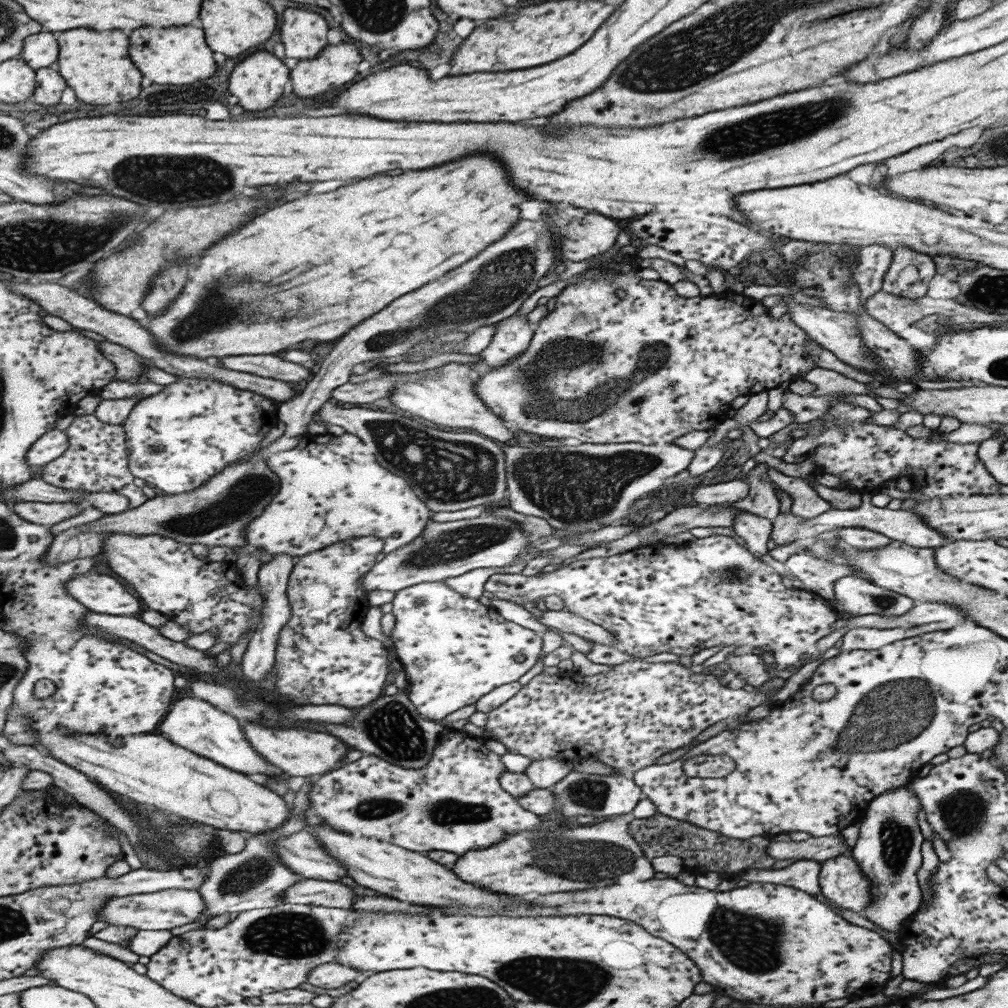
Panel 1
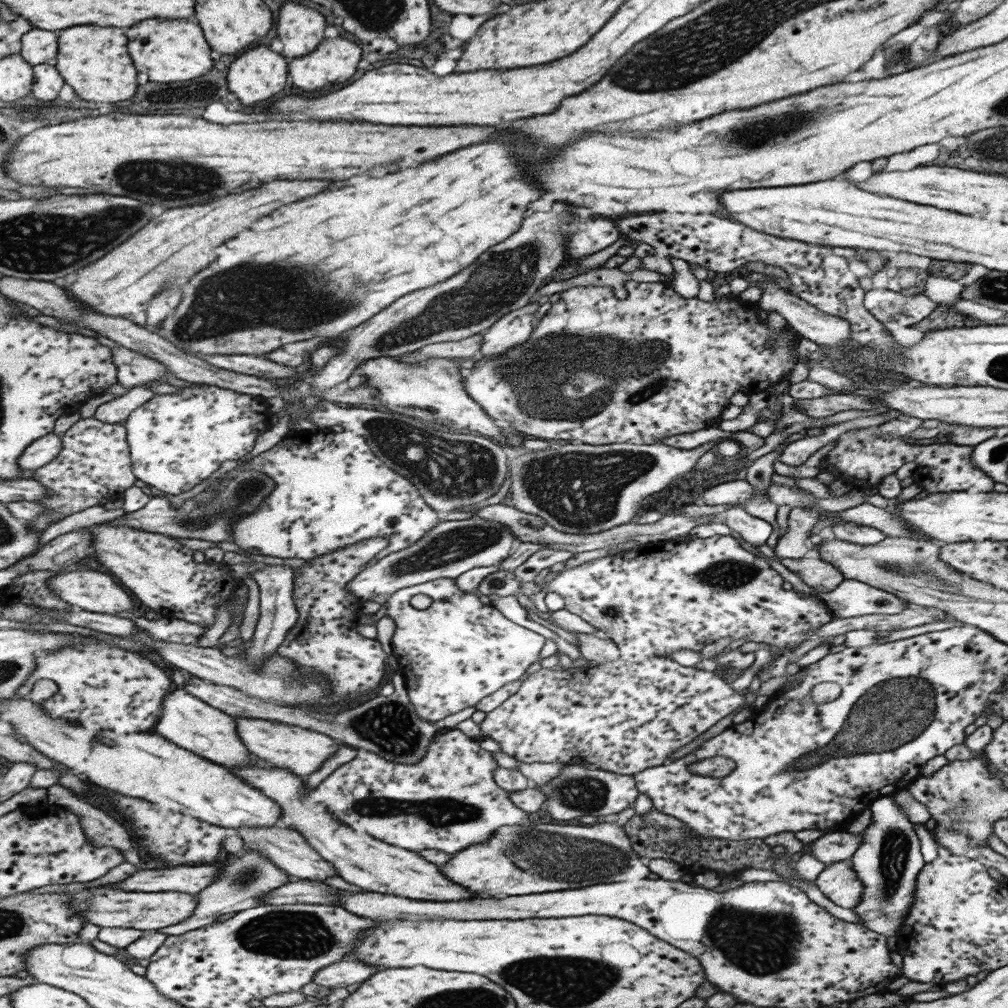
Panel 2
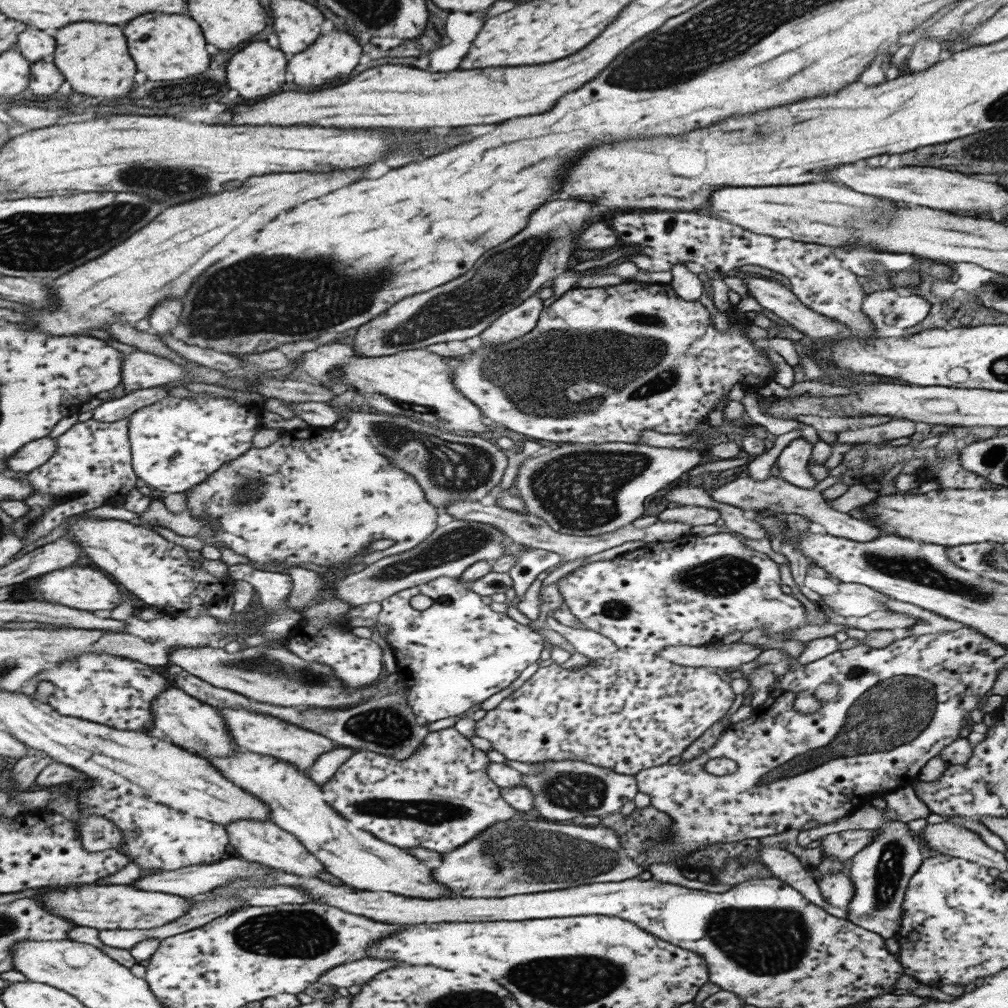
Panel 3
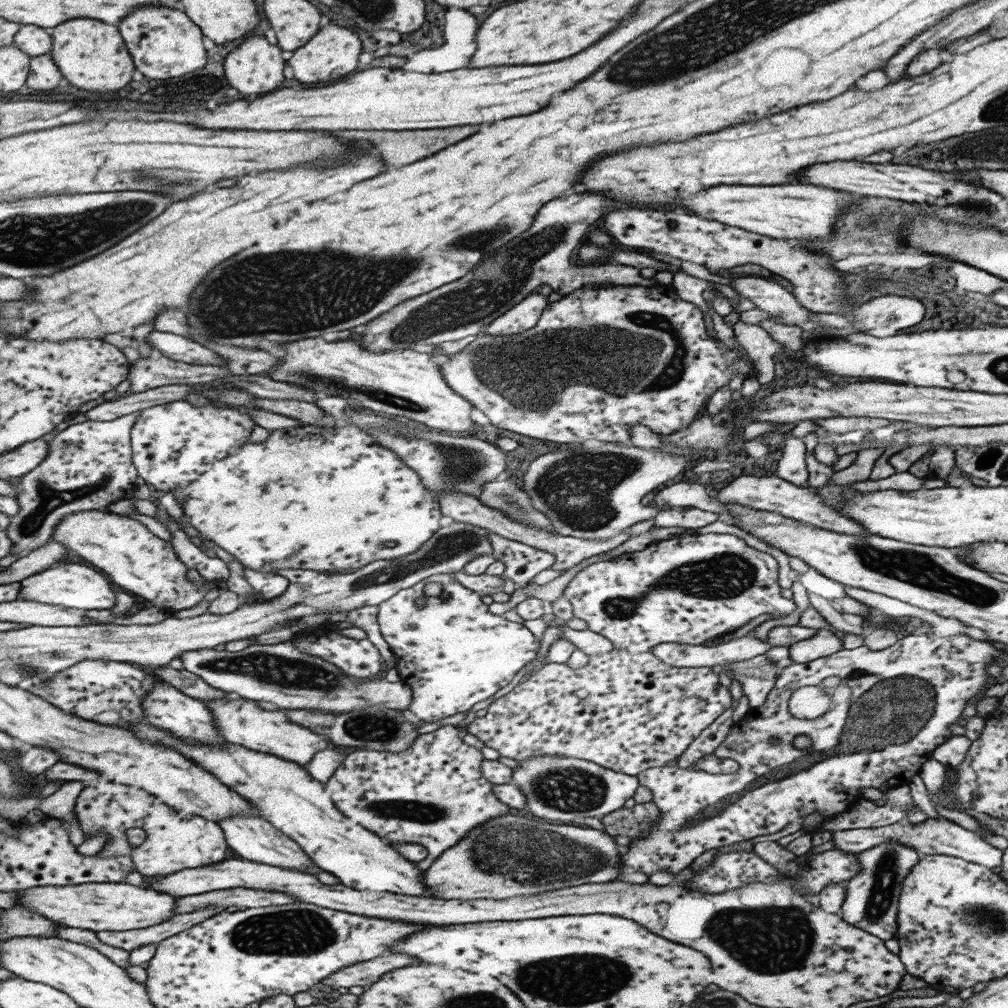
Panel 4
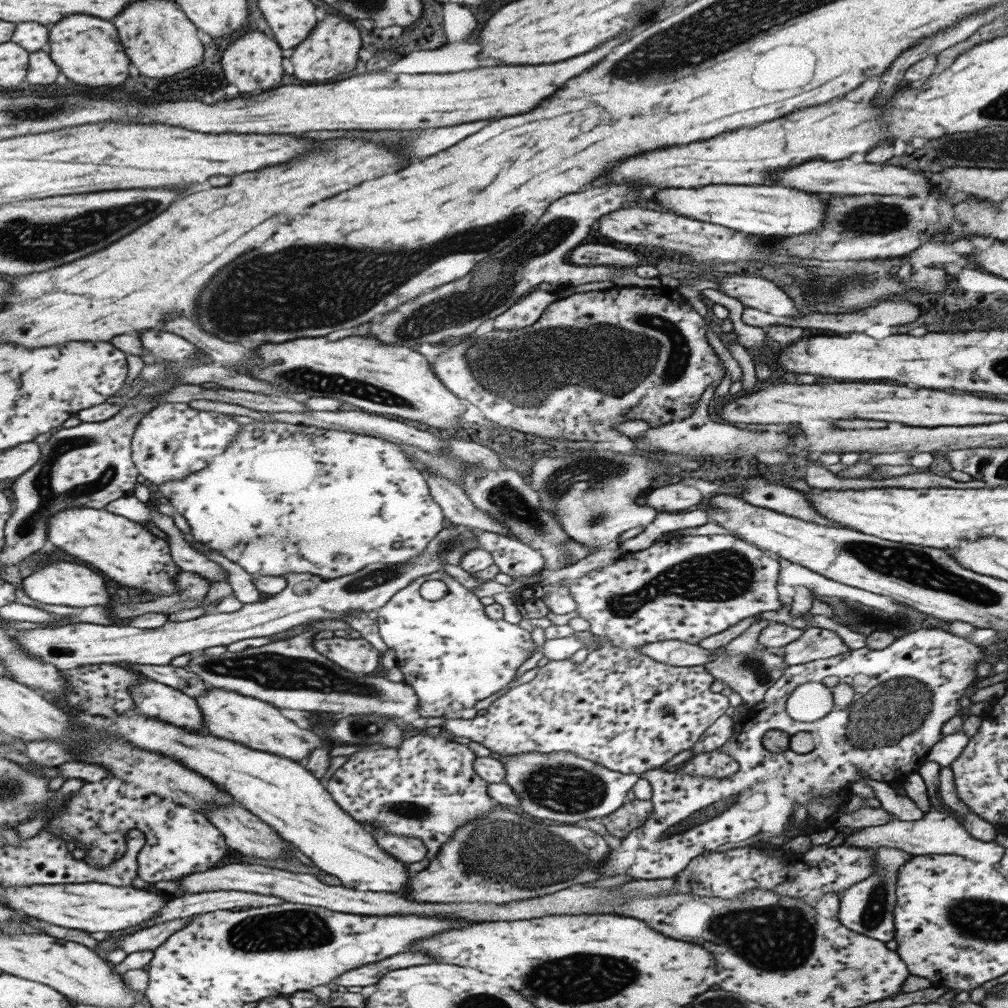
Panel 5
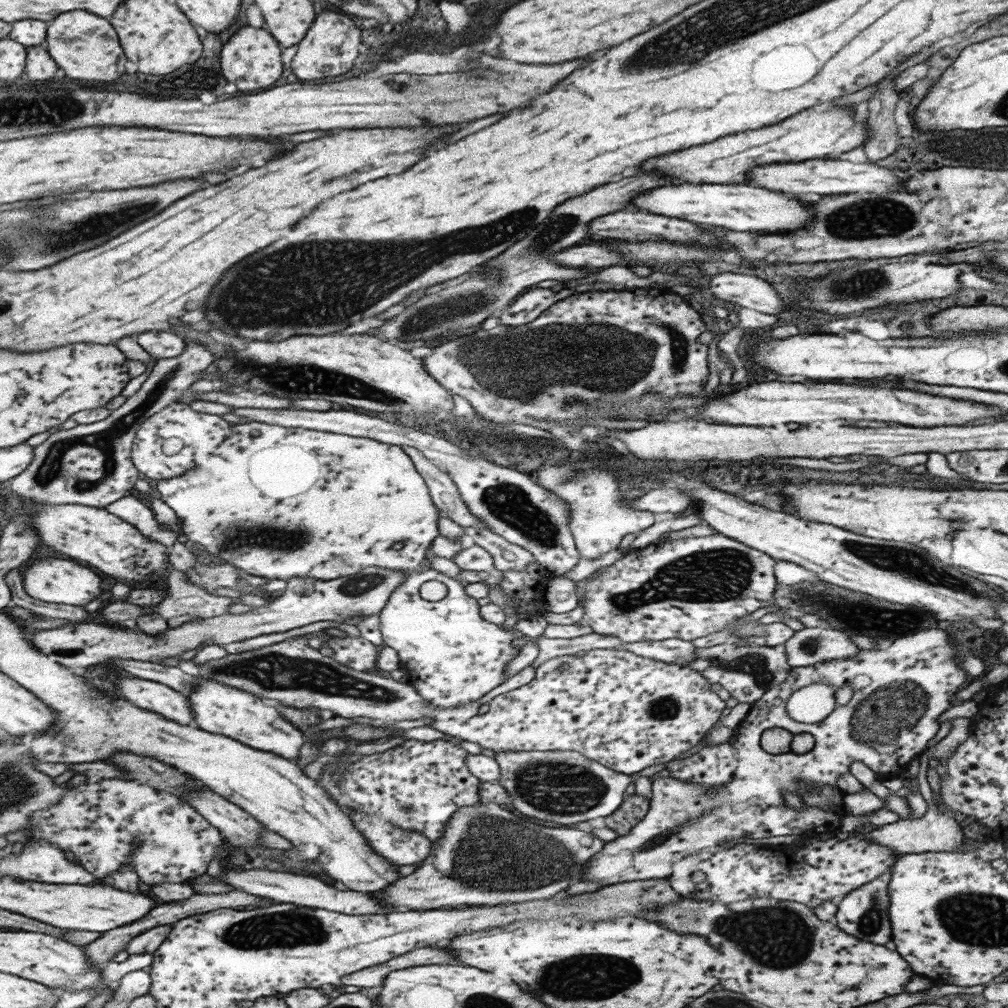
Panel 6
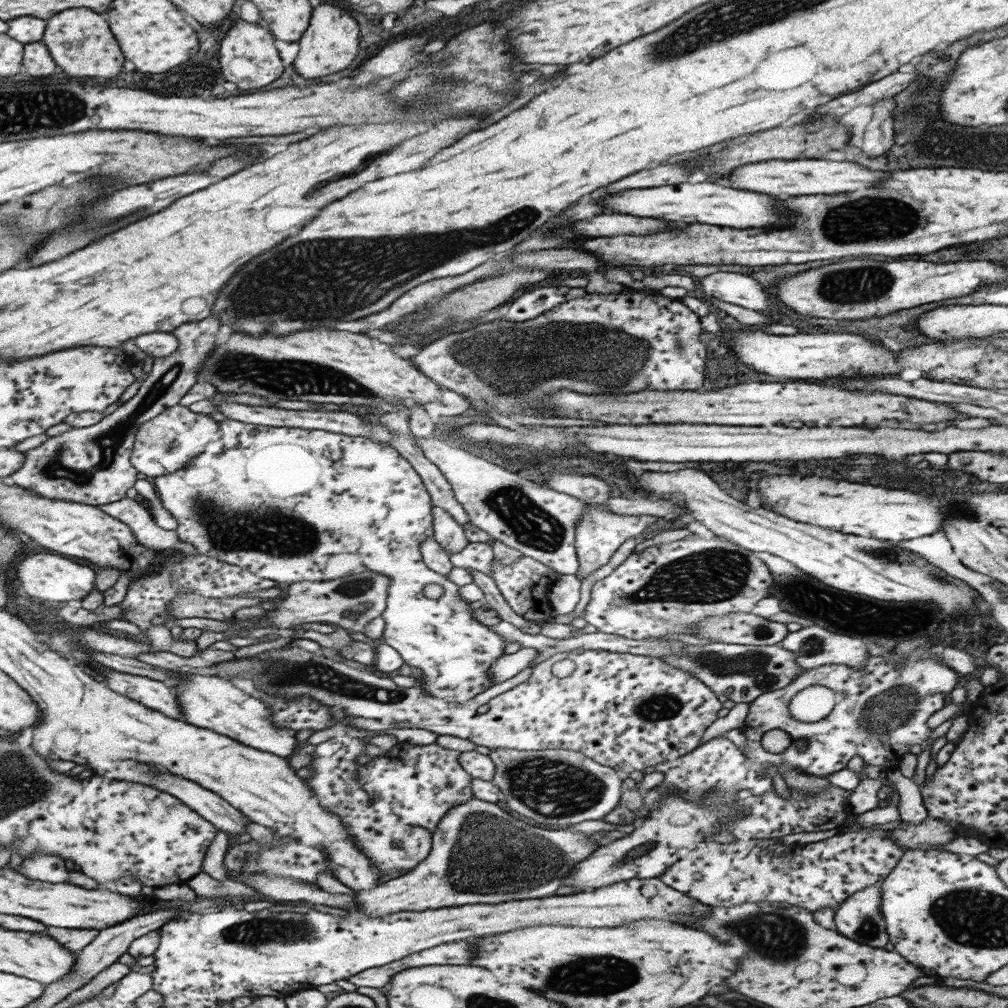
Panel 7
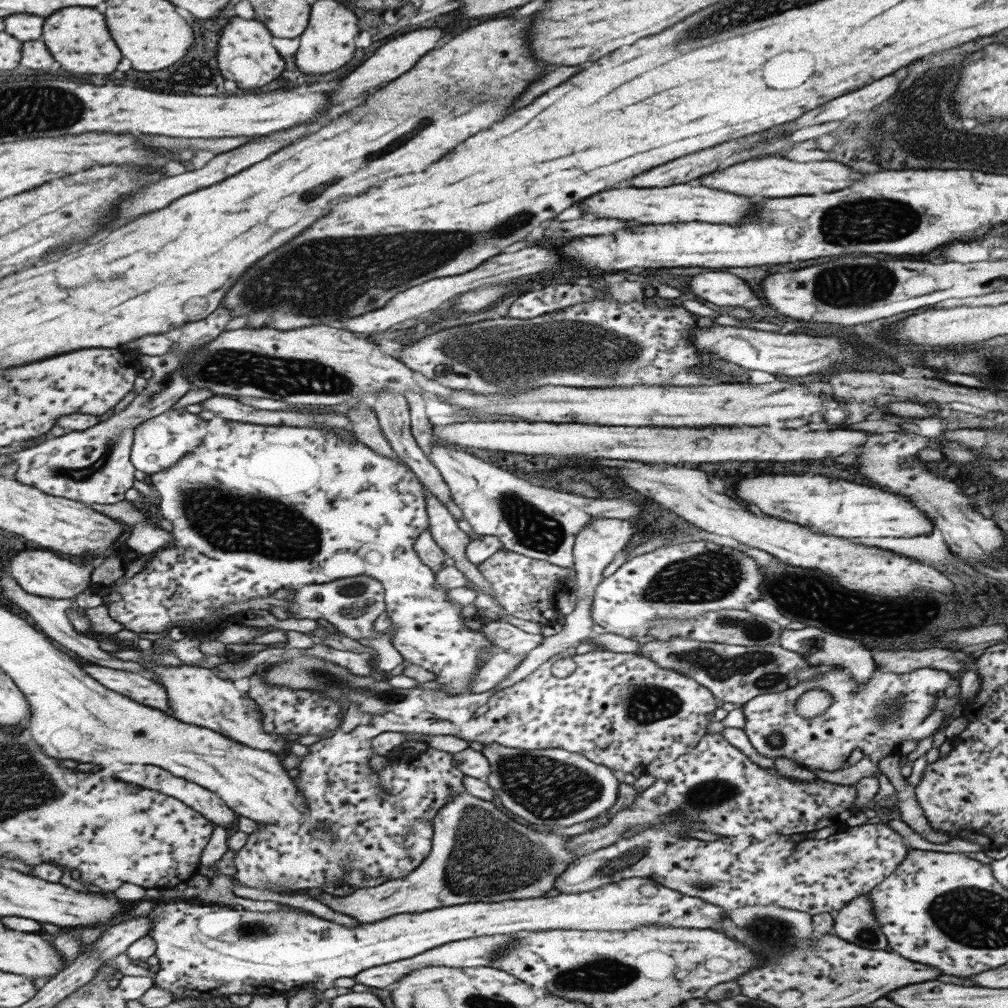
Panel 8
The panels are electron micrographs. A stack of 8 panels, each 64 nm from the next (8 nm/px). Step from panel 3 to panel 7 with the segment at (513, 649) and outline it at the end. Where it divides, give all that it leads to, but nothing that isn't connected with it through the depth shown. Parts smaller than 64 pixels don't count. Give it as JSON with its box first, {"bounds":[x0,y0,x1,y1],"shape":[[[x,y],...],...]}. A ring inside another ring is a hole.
{"bounds":[151,419,505,702],"shape":[[[225,419],[217,423],[219,423],[219,435],[205,446],[205,450],[201,454],[197,454],[187,466],[175,470],[172,474],[165,474],[165,476],[156,477],[153,480],[151,489],[154,489],[159,505],[176,520],[177,527],[174,531],[177,533],[179,541],[192,544],[199,555],[216,558],[221,562],[238,566],[259,578],[275,583],[290,585],[297,581],[321,582],[335,580],[364,570],[387,575],[389,577],[389,586],[387,586],[385,598],[386,606],[383,608],[383,614],[381,614],[381,618],[385,620],[381,641],[394,648],[405,664],[409,664],[409,666],[421,671],[423,677],[420,678],[420,681],[423,684],[421,684],[420,688],[432,698],[454,702],[470,700],[492,686],[487,670],[489,670],[492,662],[495,662],[499,656],[503,656],[505,641],[503,641],[503,637],[499,633],[495,633],[493,629],[489,629],[489,626],[485,626],[473,618],[473,611],[471,611],[469,603],[463,601],[457,593],[457,584],[449,581],[445,575],[429,570],[423,564],[419,546],[421,546],[423,540],[427,540],[433,534],[433,527],[431,527],[431,520],[433,520],[433,517],[431,517],[432,502],[422,481],[419,479],[419,475],[413,470],[407,459],[401,457],[389,443],[373,442],[361,436],[345,436],[344,434],[327,432],[326,430],[252,425],[231,419]],[[429,583],[441,585],[443,594],[439,595],[439,598],[425,598],[423,596],[423,585]]]}

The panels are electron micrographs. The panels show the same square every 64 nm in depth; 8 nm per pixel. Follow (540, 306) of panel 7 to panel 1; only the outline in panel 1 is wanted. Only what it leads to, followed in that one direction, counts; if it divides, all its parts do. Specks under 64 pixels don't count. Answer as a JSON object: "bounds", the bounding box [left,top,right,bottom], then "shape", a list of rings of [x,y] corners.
{"bounds":[479,313,533,368],"shape":[[[514,313],[499,321],[491,342],[479,353],[489,368],[499,368],[517,358],[529,346],[532,337],[533,330],[529,329],[525,316]]]}

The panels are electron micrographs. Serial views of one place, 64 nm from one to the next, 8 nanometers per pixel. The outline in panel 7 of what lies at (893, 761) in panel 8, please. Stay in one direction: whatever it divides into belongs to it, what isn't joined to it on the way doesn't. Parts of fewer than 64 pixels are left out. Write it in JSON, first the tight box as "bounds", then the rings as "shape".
{"bounds":[886,766,927,824],"shape":[[[893,766],[886,771],[887,780],[890,780],[899,795],[898,812],[900,821],[903,823],[917,824],[926,817],[927,810],[923,805],[919,783],[910,778],[903,777],[898,766]]]}

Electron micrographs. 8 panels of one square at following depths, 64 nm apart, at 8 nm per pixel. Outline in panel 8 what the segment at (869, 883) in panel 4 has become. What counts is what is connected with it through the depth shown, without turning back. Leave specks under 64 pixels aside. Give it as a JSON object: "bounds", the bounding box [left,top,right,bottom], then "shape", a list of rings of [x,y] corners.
{"bounds":[832,893,887,950],"shape":[[[869,893],[861,894],[835,912],[832,933],[855,946],[884,950],[887,946],[881,925],[871,911]]]}

